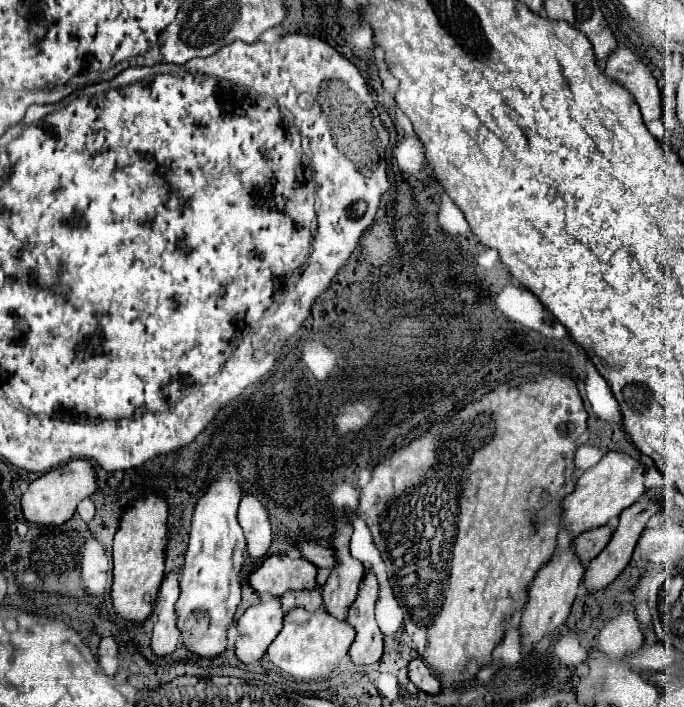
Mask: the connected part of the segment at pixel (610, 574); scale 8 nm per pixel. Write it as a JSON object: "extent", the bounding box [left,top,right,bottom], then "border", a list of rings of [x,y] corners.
{"extent":[584,499,662,591],"border":[[[640,499],[638,503],[630,505],[630,507],[620,515],[620,525],[618,525],[618,529],[614,531],[610,543],[604,547],[604,551],[602,551],[598,557],[592,559],[592,563],[590,563],[588,569],[586,569],[584,585],[586,585],[588,591],[602,589],[602,587],[606,587],[608,583],[612,583],[612,581],[620,575],[620,571],[628,565],[628,561],[630,561],[630,557],[632,557],[632,551],[634,551],[634,547],[636,547],[636,541],[638,541],[638,537],[642,535],[642,531],[644,531],[646,523],[648,523],[648,519],[650,519],[652,515],[660,513],[660,511],[662,511],[662,505],[660,505],[658,501]]]}

